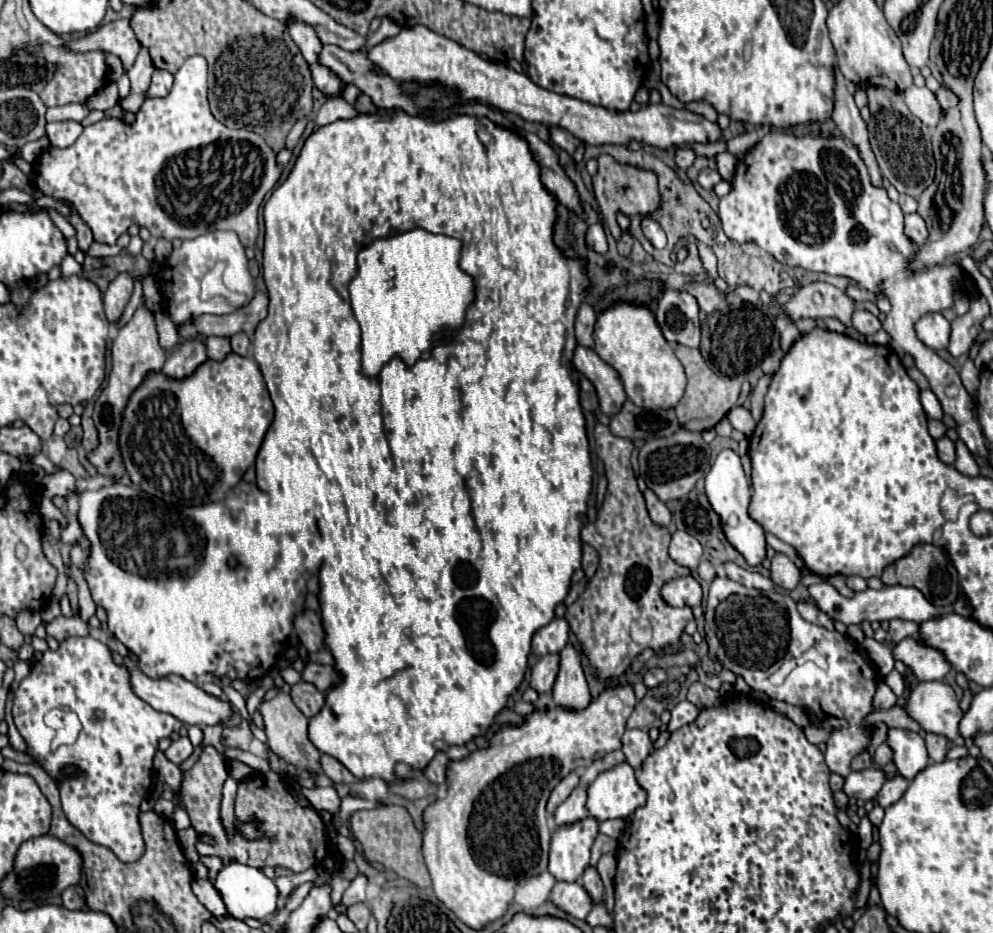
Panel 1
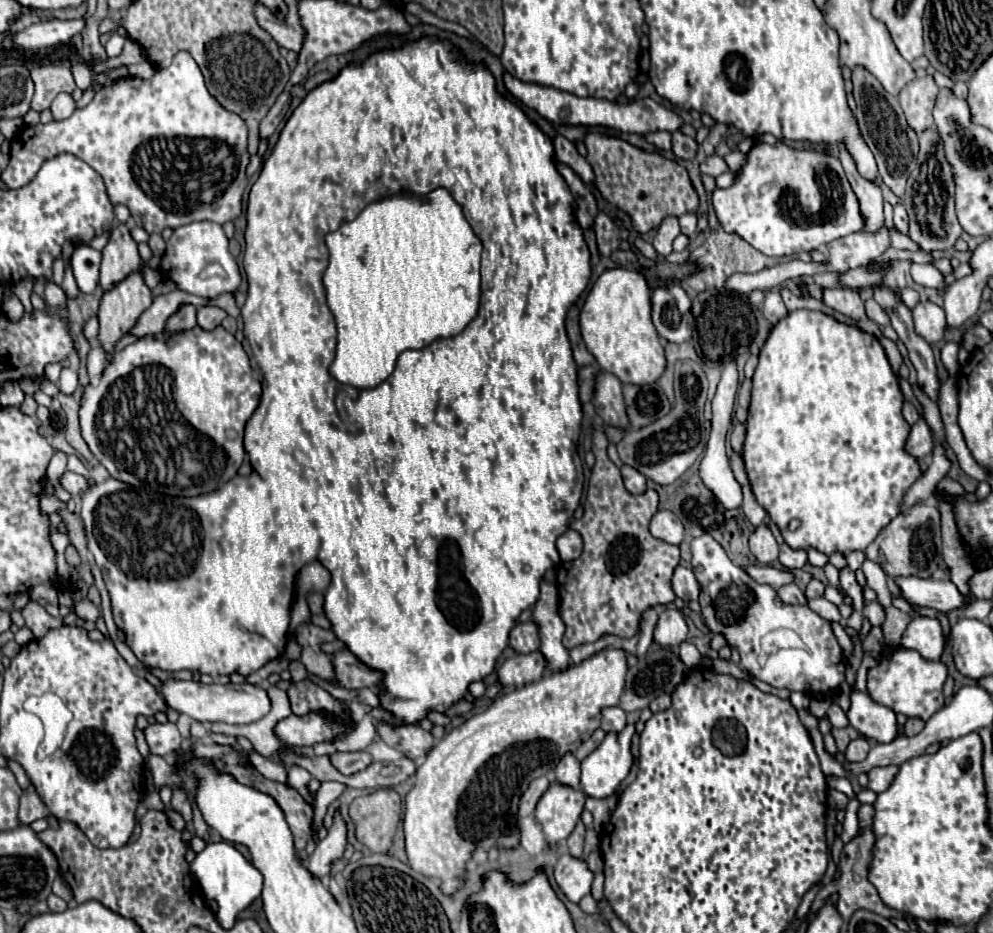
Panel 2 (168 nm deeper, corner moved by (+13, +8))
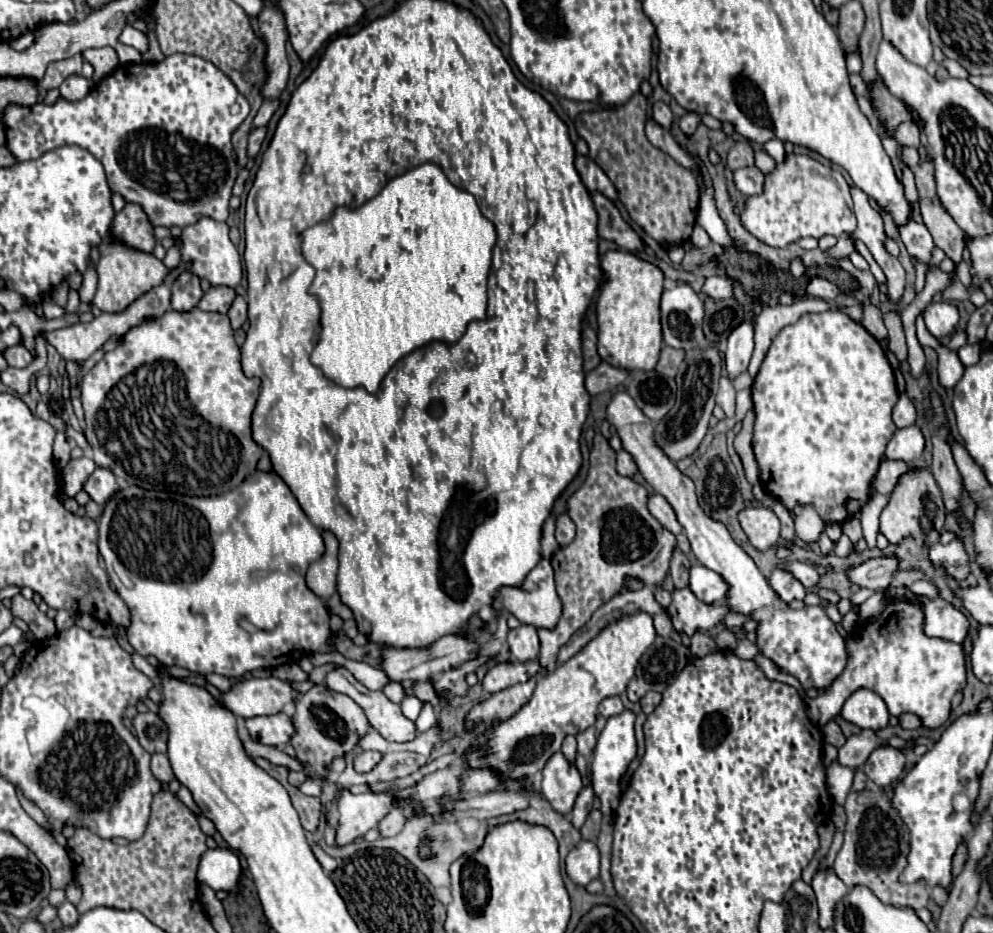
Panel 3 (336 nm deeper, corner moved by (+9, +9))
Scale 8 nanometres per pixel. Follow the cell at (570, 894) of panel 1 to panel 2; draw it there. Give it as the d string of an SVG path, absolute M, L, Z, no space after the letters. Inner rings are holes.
M569 853L559 855L555 871L553 871L553 877L555 877L559 889L573 903L579 903L591 891L593 873L589 871L585 861L575 859Z

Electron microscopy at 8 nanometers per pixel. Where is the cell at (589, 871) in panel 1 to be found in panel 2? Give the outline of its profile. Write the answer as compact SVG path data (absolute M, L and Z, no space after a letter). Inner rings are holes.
M579 821L577 827L575 827L575 831L567 839L567 851L569 851L569 855L573 855L577 859L583 859L583 837L585 837L585 827Z

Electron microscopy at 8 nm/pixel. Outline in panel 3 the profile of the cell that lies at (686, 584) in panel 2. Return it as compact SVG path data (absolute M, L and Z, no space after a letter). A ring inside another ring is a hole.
M701 564L691 568L689 588L703 602L721 602L721 600L725 600L725 594L729 590L729 586L725 586L725 580L721 578L721 574L713 572Z

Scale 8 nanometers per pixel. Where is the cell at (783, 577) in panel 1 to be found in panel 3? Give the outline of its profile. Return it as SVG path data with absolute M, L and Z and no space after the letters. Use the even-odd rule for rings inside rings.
M747 506L739 512L739 524L745 530L749 542L759 548L767 550L771 546L777 546L779 542L779 518L769 508L753 508Z

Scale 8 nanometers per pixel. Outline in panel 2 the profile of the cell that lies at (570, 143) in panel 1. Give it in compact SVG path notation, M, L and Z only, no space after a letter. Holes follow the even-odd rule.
M557 135L553 139L553 145L555 145L555 157L561 163L565 163L567 167L571 167L585 183L593 181L593 169L591 169L591 165L577 153L575 145L569 139L565 139L563 135Z

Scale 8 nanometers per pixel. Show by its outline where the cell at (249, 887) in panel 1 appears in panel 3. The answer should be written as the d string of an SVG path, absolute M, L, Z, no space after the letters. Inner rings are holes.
M207 850L201 858L197 880L201 884L211 886L213 890L225 890L225 892L237 892L241 876L239 858L231 850Z

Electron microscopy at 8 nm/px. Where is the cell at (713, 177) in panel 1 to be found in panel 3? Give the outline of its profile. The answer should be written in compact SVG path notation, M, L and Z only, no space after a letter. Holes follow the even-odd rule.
M739 140L731 150L729 150L729 156L727 156L727 168L731 170L737 170L737 168L743 168L743 166L753 166L755 164L755 156L753 156L753 148L749 144L749 140Z

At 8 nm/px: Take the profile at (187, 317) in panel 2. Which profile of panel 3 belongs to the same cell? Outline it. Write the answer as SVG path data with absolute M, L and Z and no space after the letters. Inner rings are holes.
M183 270L171 284L171 308L177 312L195 308L201 296L203 290L199 286L199 278L195 274L189 274L189 270Z

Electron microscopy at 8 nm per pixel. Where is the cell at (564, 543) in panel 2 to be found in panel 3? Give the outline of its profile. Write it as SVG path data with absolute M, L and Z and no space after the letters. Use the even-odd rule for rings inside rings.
M559 514L555 520L555 538L561 546L569 544L575 538L575 526L567 514Z

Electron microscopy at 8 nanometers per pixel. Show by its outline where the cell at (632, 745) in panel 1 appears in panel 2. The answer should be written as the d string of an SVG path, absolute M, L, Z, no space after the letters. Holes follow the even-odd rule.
M609 707L609 709L603 709L603 719L601 719L601 729L605 733L621 733L627 725L627 719L625 719L625 711L619 709L619 707Z

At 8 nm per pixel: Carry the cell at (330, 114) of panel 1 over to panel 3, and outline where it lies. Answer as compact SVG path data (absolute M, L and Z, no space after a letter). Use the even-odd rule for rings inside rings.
M278 98L275 100L266 99L253 119L252 130L267 125L279 105L280 100Z

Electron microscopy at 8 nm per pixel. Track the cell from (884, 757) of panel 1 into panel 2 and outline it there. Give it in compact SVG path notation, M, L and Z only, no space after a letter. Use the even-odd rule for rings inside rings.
M859 737L859 739L849 743L845 757L847 757L847 761L863 761L867 757L869 749L871 749L871 743L865 737Z

